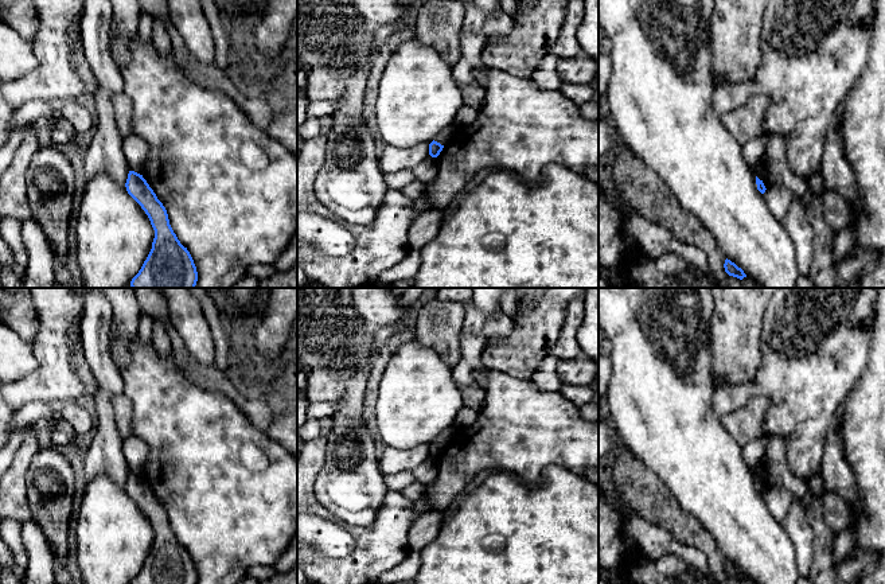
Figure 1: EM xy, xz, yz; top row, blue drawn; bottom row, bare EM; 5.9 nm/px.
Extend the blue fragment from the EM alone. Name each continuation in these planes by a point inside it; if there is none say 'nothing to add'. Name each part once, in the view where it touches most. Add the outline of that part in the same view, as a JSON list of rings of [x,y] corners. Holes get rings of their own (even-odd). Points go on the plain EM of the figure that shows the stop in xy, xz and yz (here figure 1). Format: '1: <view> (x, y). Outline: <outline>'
nothing to add

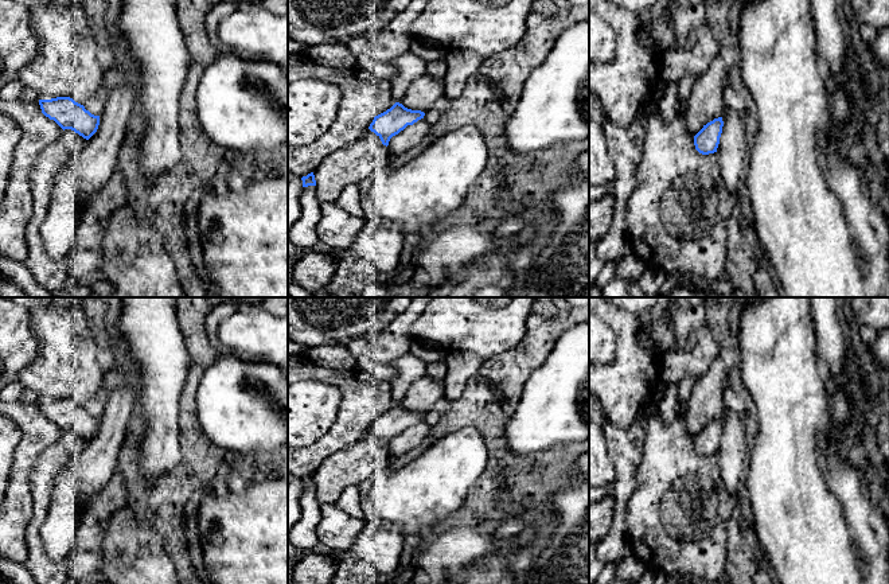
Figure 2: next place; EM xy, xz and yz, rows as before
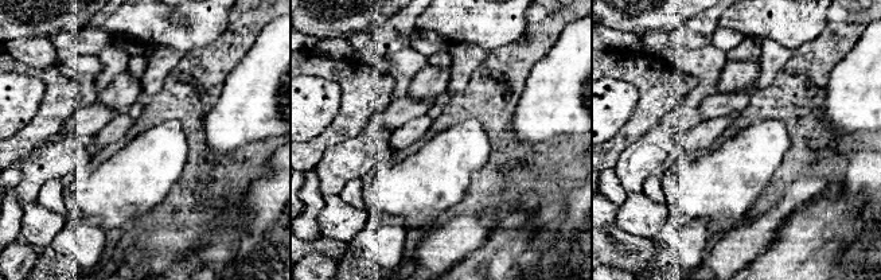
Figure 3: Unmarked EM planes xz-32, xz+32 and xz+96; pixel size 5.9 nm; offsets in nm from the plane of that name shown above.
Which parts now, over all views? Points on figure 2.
nothing to add

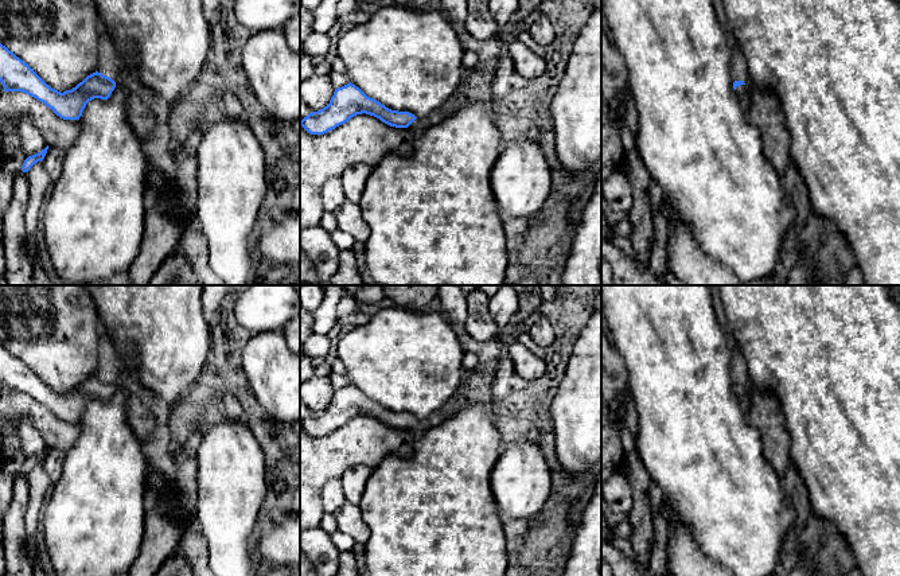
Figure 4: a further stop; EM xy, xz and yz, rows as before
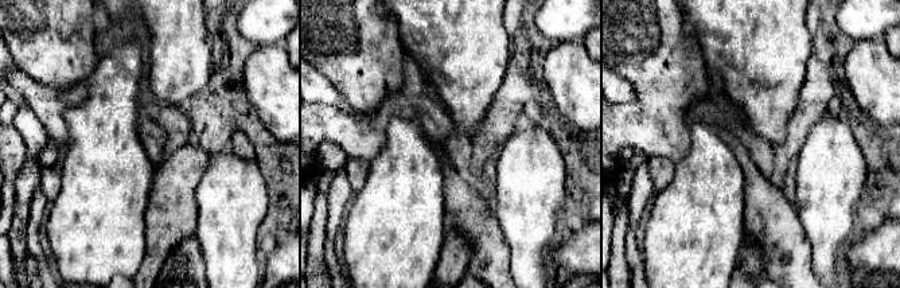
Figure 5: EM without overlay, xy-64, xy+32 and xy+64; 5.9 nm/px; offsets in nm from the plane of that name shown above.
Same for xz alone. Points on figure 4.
1: xz (419, 425). Outline: [[[424,419],[424,420],[416,420],[410,425],[410,428],[412,428],[412,432],[414,432],[414,433],[422,433],[422,432],[430,429],[432,425],[430,425],[430,423],[426,419]]]

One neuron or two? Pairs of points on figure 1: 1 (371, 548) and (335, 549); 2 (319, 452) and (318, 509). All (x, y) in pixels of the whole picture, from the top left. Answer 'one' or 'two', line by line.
1: two
2: one

